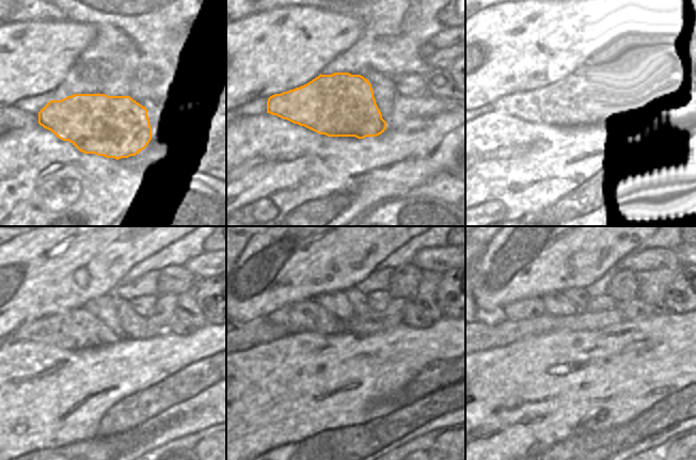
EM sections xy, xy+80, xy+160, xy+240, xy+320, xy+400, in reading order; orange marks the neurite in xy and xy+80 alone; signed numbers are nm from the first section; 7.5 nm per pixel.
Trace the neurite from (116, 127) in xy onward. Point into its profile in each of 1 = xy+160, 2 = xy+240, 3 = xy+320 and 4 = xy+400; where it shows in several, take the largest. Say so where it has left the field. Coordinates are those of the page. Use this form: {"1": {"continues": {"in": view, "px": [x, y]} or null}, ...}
{"1": {"continues": {"in": "xy+160", "px": [576, 98]}}, "2": {"continues": {"in": "xy+240", "px": [77, 329]}}, "3": {"continues": {"in": "xy+320", "px": [306, 316]}}, "4": {"continues": {"in": "xy+400", "px": [523, 308]}}}

